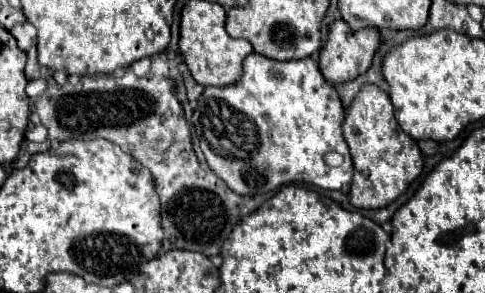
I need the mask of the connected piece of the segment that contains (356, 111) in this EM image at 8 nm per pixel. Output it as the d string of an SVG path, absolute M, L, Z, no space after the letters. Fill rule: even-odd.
M364 85L346 107L342 133L350 147L354 177L350 183L350 203L358 209L380 209L406 191L406 187L422 173L422 153L410 135L406 135L396 119L390 97L376 85Z

